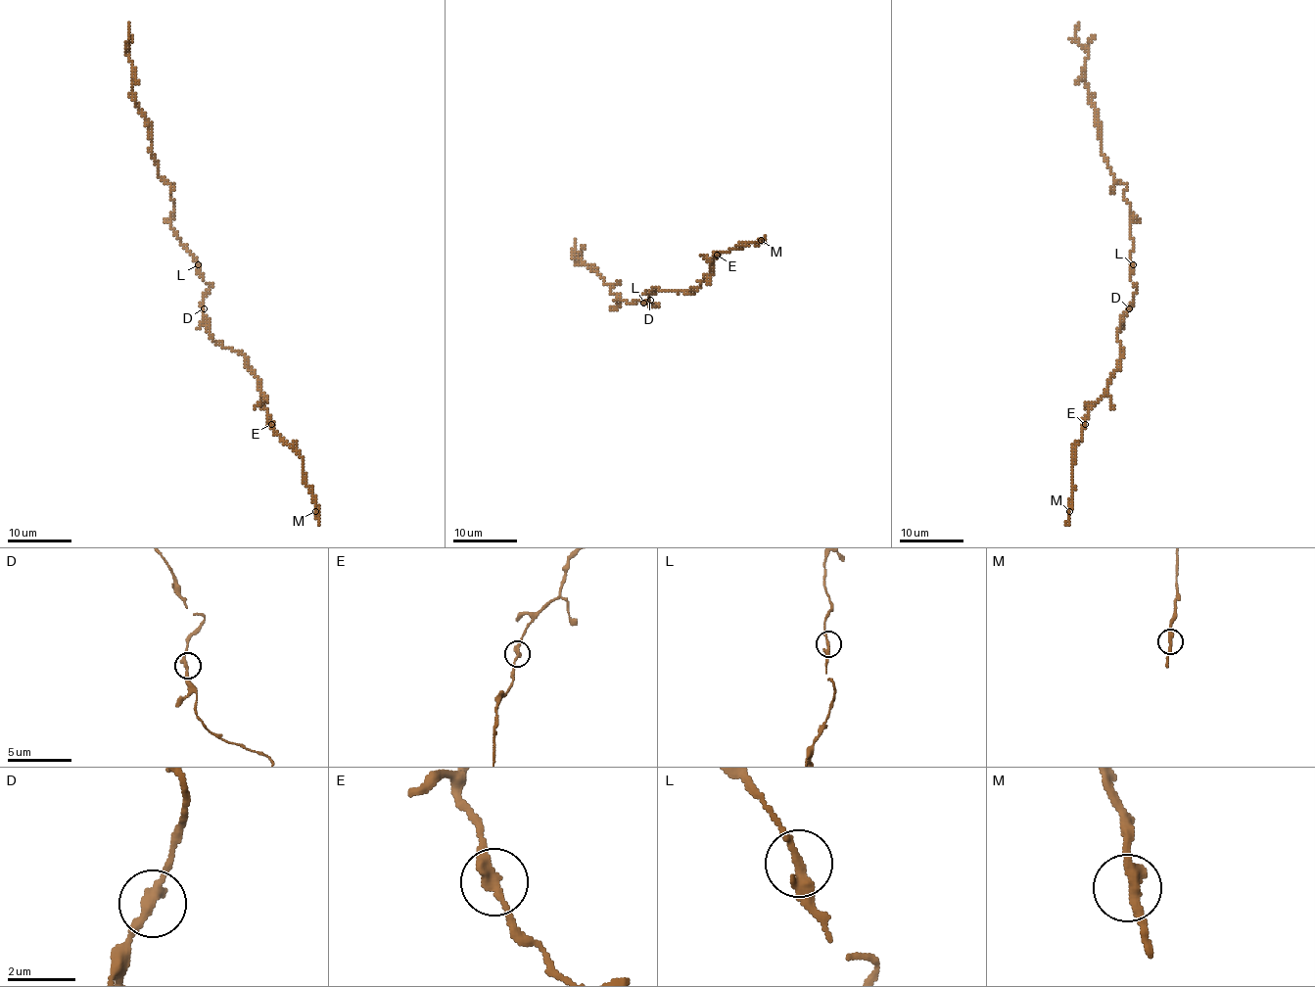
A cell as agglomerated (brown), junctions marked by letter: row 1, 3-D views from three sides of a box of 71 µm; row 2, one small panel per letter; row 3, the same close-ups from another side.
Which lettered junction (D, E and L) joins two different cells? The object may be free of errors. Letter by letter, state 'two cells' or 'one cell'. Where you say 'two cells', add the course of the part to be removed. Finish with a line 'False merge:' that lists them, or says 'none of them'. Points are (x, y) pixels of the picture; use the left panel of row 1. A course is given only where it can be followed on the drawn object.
D: one cell
E: one cell
L: one cell
False merge: none of them

